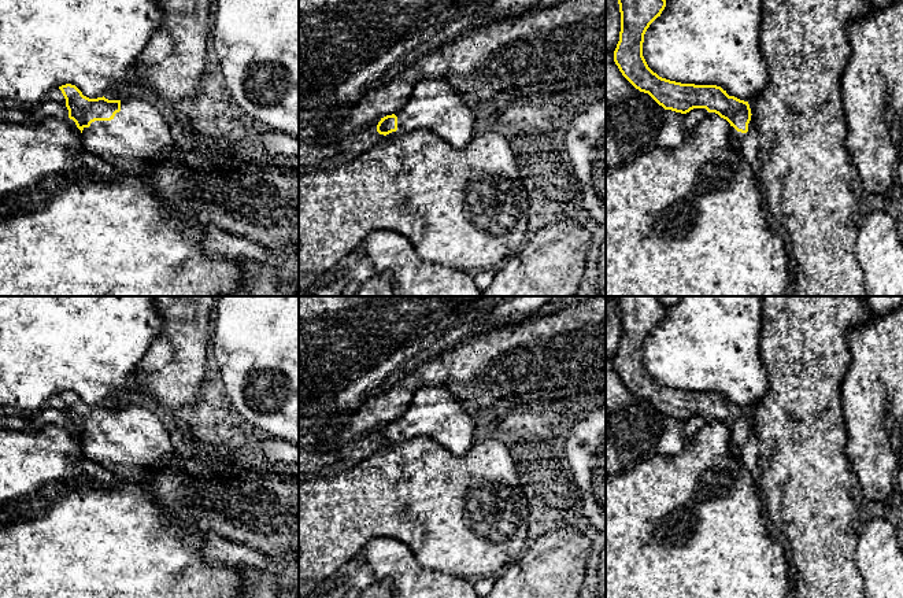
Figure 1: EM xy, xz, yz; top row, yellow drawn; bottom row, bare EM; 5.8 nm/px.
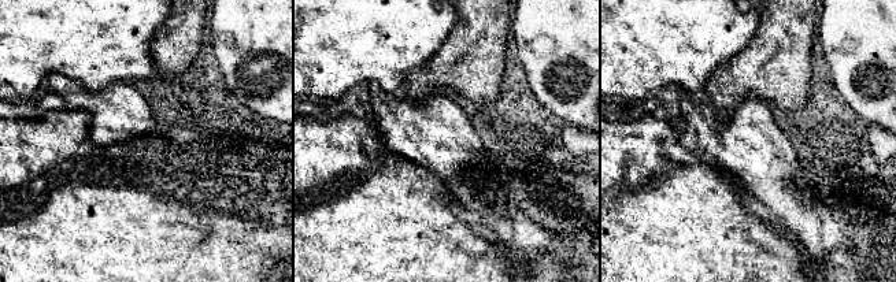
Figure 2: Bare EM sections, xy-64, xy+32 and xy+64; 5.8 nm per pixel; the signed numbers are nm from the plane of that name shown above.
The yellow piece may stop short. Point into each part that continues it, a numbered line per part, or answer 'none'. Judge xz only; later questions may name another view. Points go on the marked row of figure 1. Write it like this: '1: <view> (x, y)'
1: xz (433, 104)

